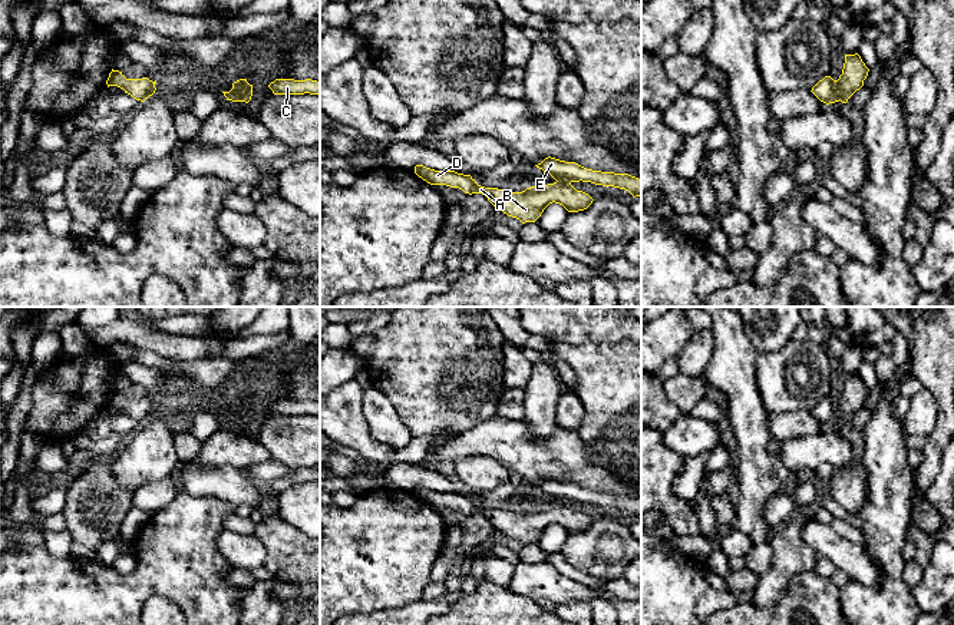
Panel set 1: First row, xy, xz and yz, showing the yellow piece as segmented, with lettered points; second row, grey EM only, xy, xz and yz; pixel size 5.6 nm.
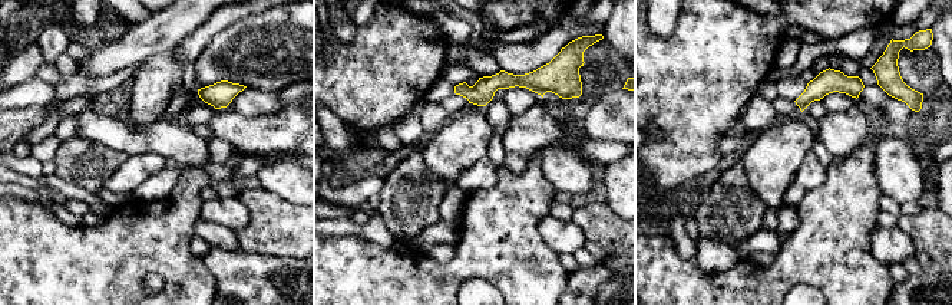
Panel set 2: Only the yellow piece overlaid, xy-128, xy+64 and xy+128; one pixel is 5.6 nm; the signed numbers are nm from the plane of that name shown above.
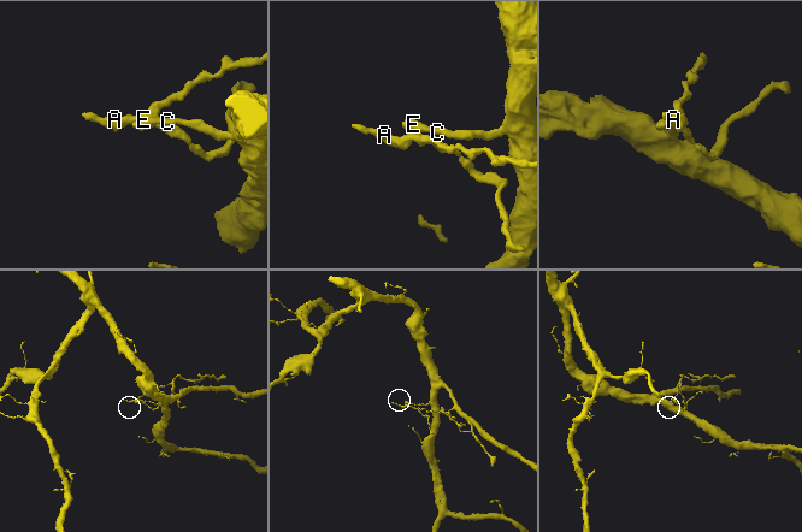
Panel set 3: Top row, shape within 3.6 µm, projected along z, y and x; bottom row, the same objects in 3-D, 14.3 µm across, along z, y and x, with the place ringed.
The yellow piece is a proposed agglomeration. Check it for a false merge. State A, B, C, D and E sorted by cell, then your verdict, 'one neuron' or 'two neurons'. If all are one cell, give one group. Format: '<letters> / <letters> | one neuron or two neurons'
A B D / C E | two neurons

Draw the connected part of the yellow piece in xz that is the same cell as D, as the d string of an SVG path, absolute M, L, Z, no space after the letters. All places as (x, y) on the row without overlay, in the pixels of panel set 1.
M416 486L415 495L430 506L459 509L469 516L482 515L495 529L508 538L519 540L522 545L535 543L552 523L562 526L568 533L578 533L587 530L594 522L588 515L577 512L567 502L535 506L522 513L511 513L481 507L471 496L455 492L435 492Z

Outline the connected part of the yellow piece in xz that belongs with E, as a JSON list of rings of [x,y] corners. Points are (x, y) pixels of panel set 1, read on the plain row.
[[[545,479],[535,486],[549,495],[555,502],[591,503],[603,507],[614,507],[628,512],[634,519],[641,517],[641,500],[628,495],[614,495],[587,490],[575,483],[565,483],[555,479]]]

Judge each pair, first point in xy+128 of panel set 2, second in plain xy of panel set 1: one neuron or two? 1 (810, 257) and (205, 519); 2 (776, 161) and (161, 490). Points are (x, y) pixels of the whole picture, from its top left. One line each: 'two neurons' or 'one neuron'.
1: one neuron
2: two neurons

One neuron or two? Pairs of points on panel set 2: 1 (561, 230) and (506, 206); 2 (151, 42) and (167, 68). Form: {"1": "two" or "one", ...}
{"1": "two", "2": "two"}

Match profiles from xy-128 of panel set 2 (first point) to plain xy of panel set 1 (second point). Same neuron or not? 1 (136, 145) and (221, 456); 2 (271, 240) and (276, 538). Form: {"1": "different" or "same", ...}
{"1": "different", "2": "same"}

